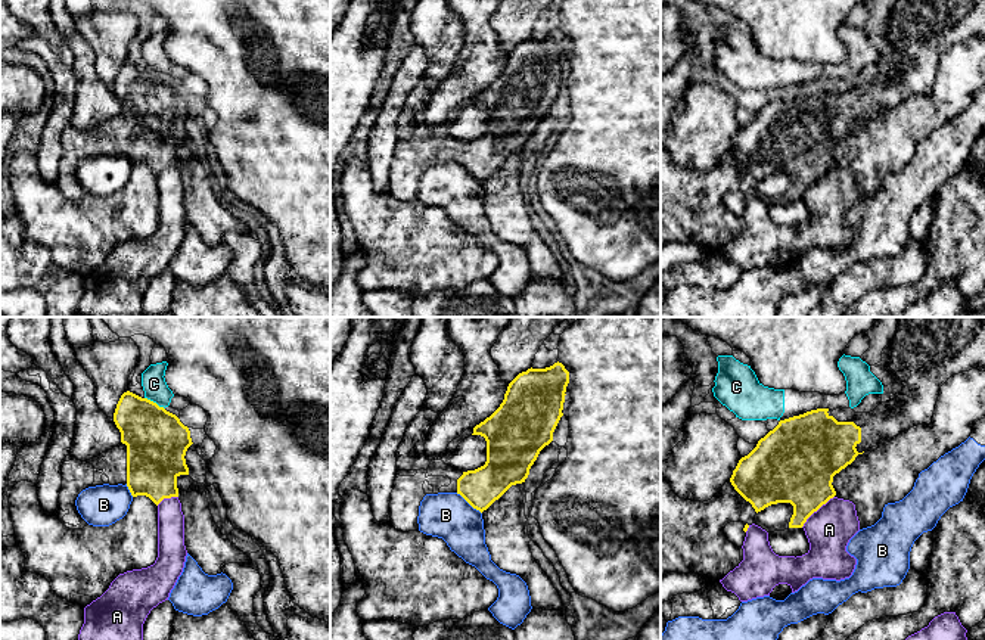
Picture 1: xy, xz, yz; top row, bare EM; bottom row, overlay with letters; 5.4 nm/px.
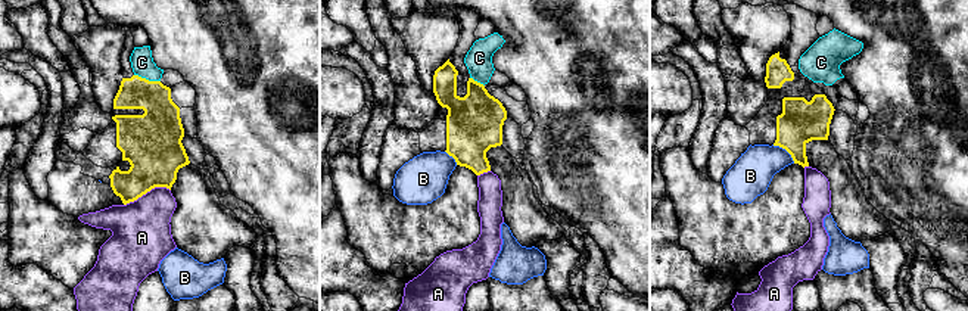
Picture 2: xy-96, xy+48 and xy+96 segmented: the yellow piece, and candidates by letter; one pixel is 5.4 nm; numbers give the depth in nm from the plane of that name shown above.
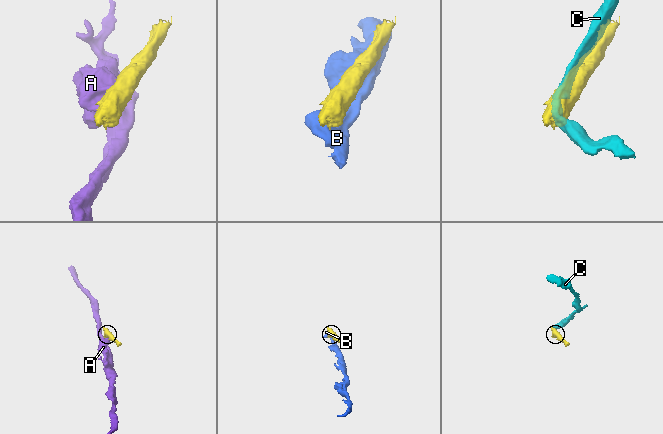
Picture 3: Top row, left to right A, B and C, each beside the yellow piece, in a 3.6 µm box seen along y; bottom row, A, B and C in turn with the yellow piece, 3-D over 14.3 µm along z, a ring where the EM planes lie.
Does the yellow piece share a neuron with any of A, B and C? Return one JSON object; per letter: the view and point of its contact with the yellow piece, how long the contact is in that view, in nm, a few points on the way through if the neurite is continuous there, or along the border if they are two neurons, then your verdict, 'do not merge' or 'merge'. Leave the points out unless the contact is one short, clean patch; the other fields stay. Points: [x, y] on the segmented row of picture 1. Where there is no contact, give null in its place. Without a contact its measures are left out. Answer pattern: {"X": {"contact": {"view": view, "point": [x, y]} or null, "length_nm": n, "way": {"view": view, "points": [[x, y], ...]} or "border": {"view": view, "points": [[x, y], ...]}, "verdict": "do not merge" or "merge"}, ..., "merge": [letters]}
{"A": {"contact": {"view": "yz", "point": [816, 510]}, "length_nm": 260, "verdict": "do not merge"}, "B": {"contact": {"view": "xz", "point": [469, 503]}, "length_nm": 180, "border": {"view": "xz", "points": [[456, 493], [481, 513]]}, "verdict": "do not merge"}, "C": {"contact": {"view": "xy", "point": [155, 403]}, "length_nm": 130, "border": {"view": "xy", "points": [[145, 397], [164, 409]]}, "verdict": "do not merge"}, "merge": []}

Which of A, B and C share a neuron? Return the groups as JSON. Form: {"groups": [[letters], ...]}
{"groups": [["A"], ["B"], ["C"]]}

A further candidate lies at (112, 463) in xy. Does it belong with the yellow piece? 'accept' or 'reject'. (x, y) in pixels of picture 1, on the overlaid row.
accept

